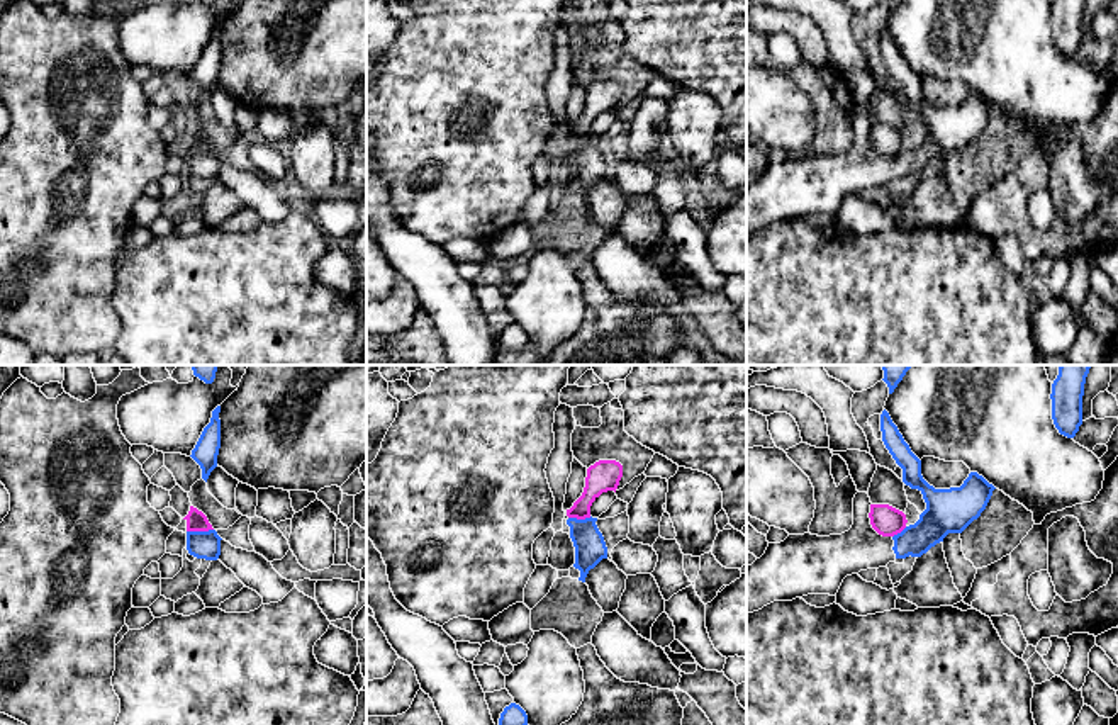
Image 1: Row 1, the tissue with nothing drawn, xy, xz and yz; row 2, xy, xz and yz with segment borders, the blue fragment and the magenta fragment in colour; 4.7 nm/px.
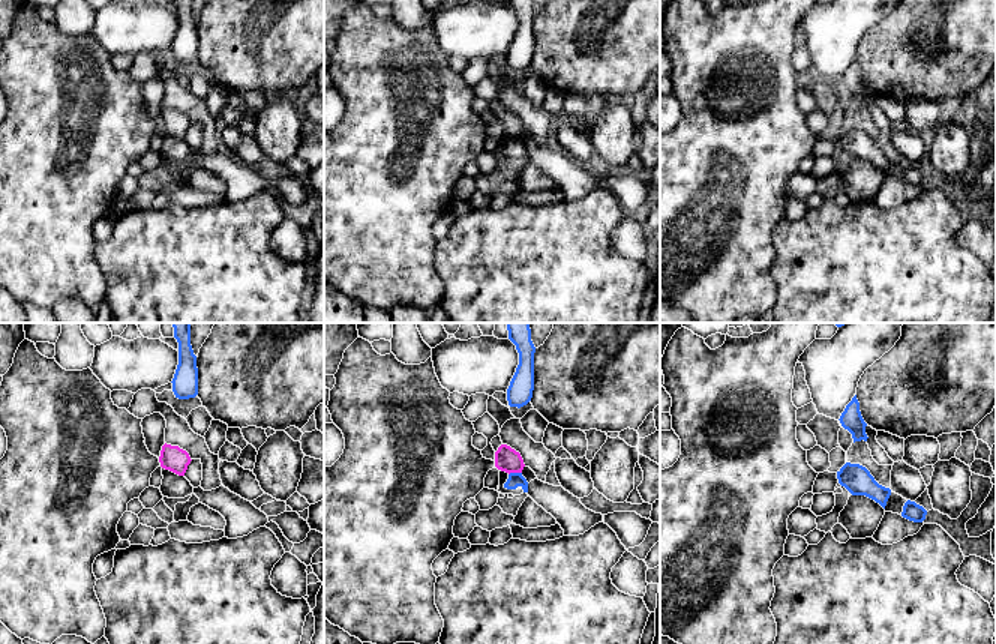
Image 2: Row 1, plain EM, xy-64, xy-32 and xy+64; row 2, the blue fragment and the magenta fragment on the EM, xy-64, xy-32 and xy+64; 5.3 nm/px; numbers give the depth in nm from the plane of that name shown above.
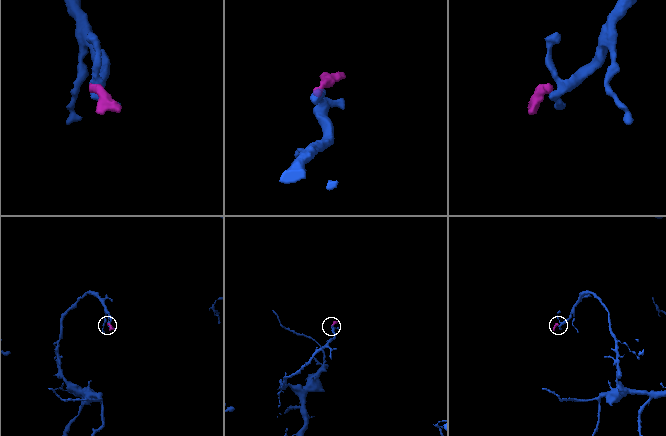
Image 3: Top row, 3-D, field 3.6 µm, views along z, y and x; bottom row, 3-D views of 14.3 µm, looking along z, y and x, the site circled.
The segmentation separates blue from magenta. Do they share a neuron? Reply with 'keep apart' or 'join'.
keep apart

